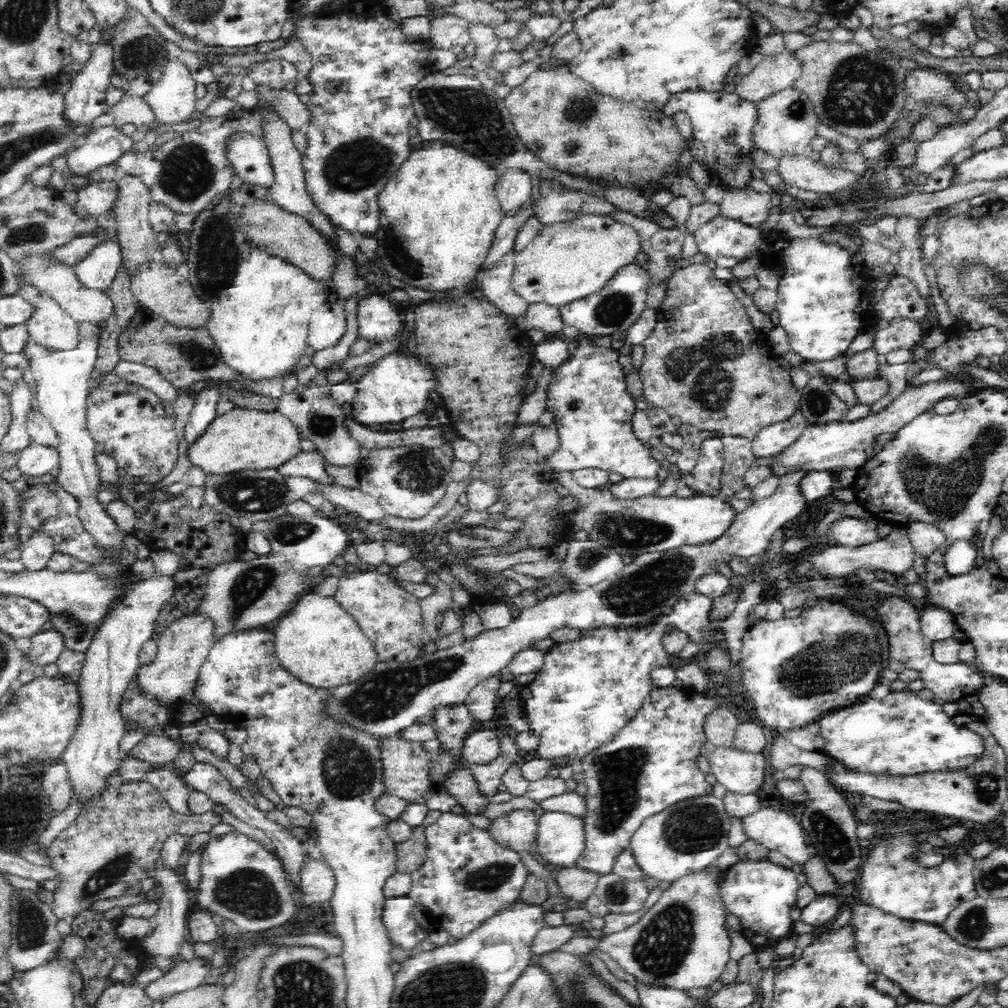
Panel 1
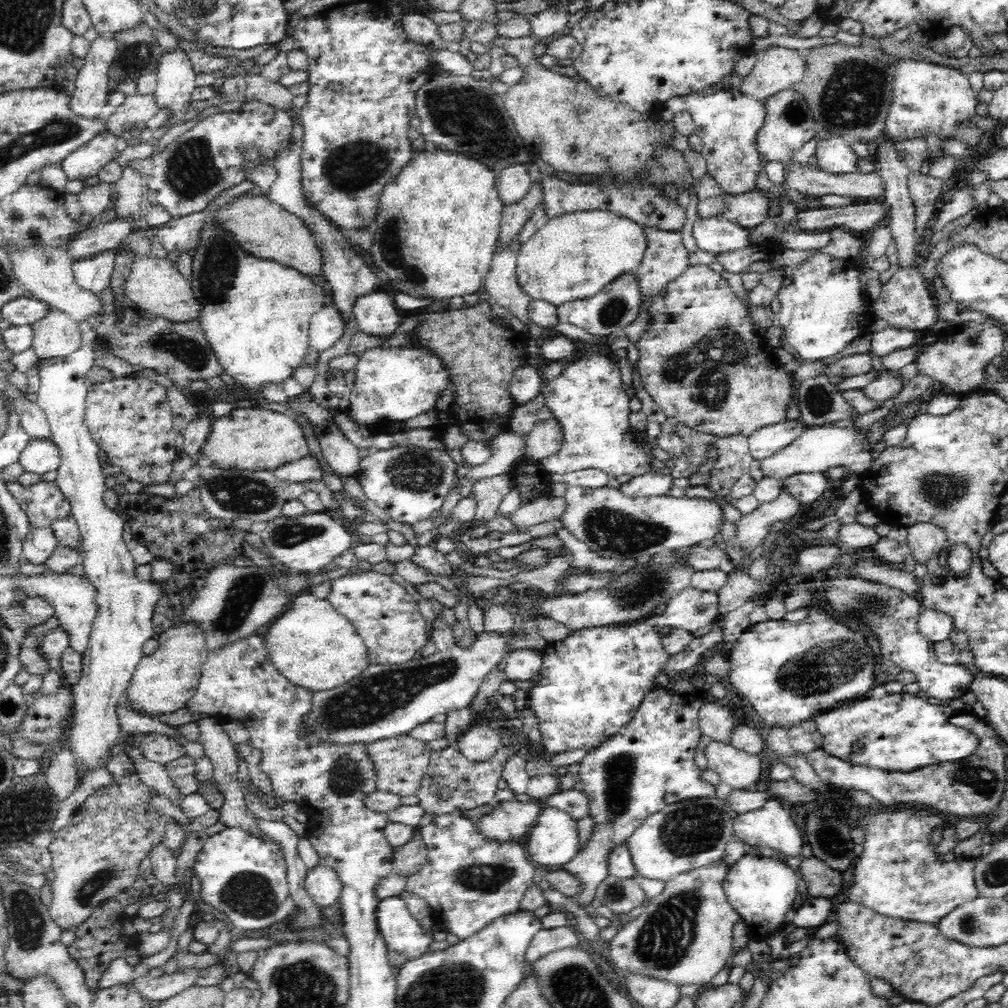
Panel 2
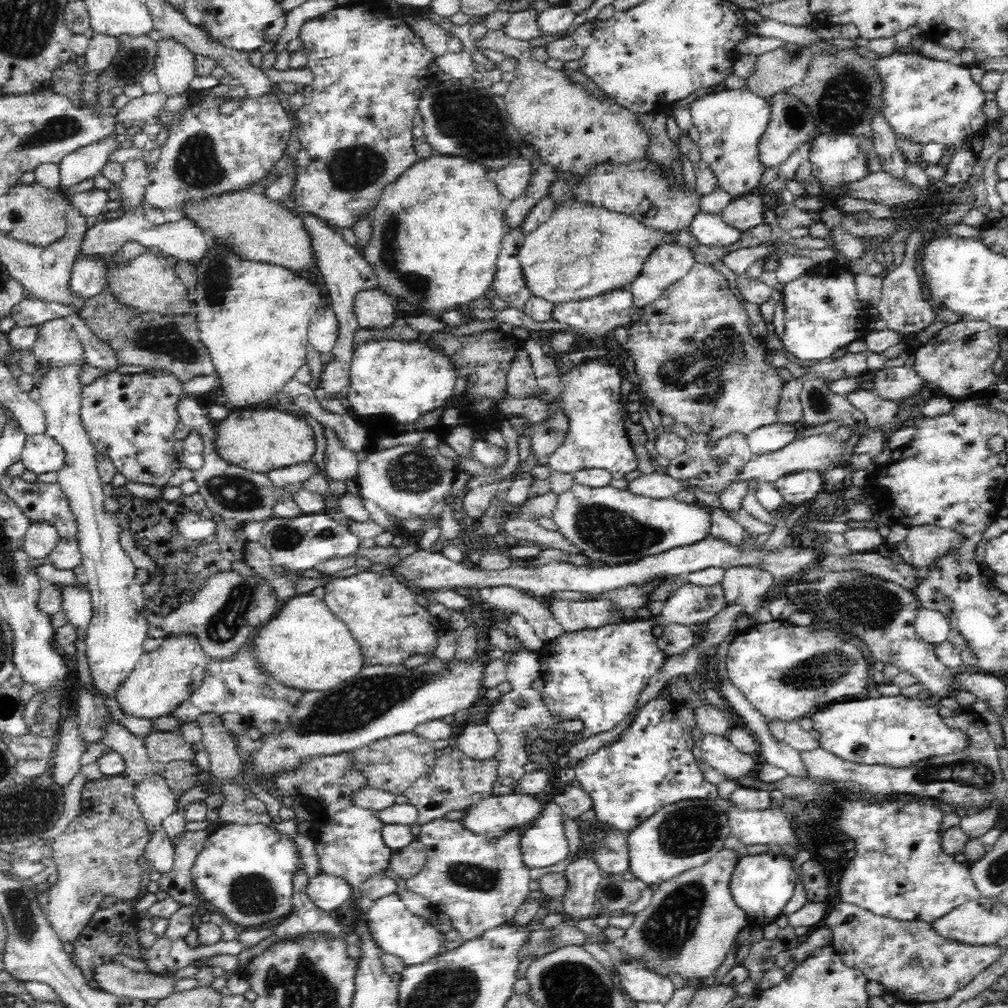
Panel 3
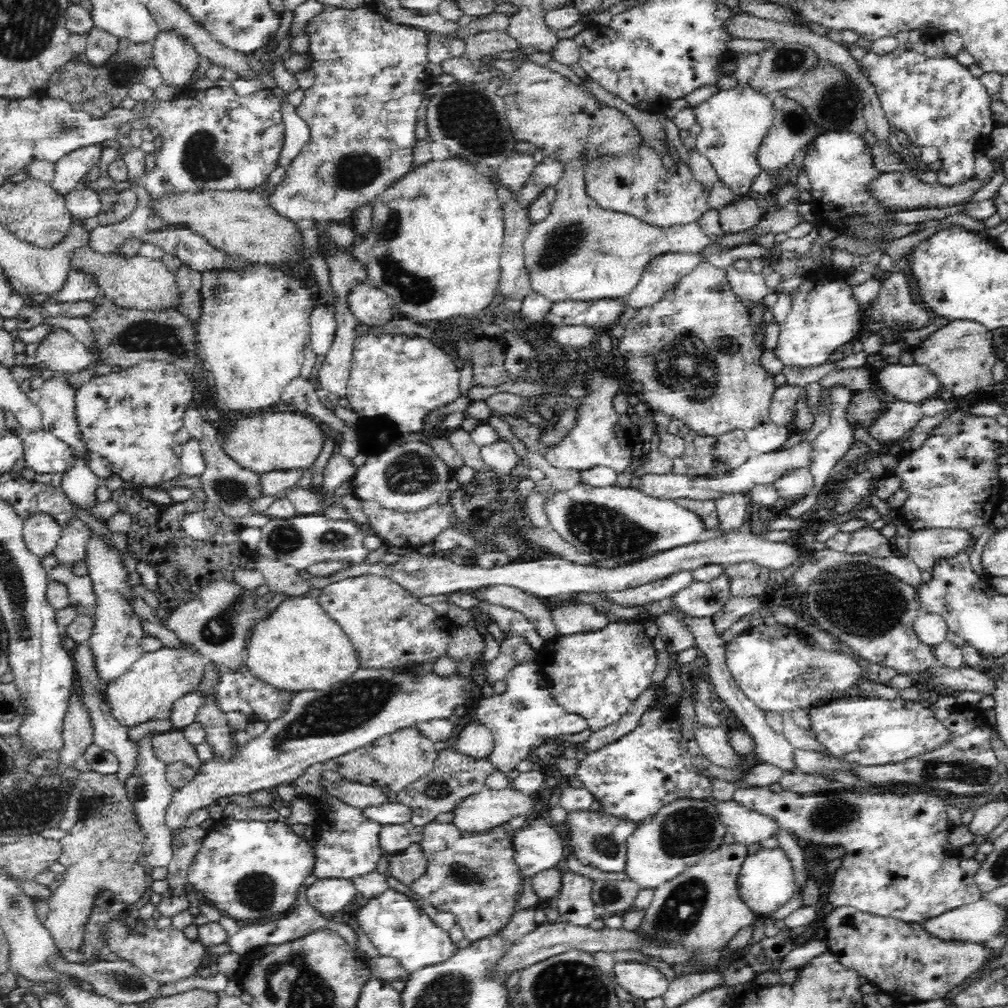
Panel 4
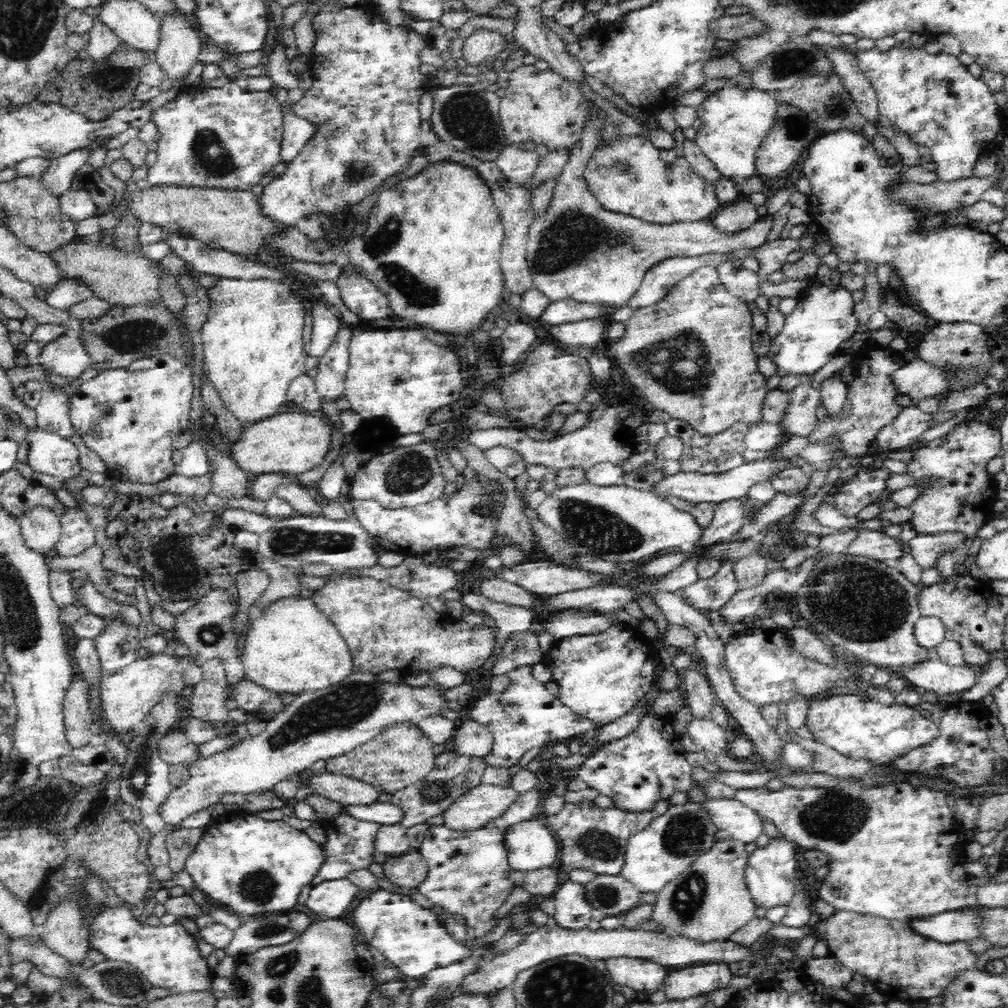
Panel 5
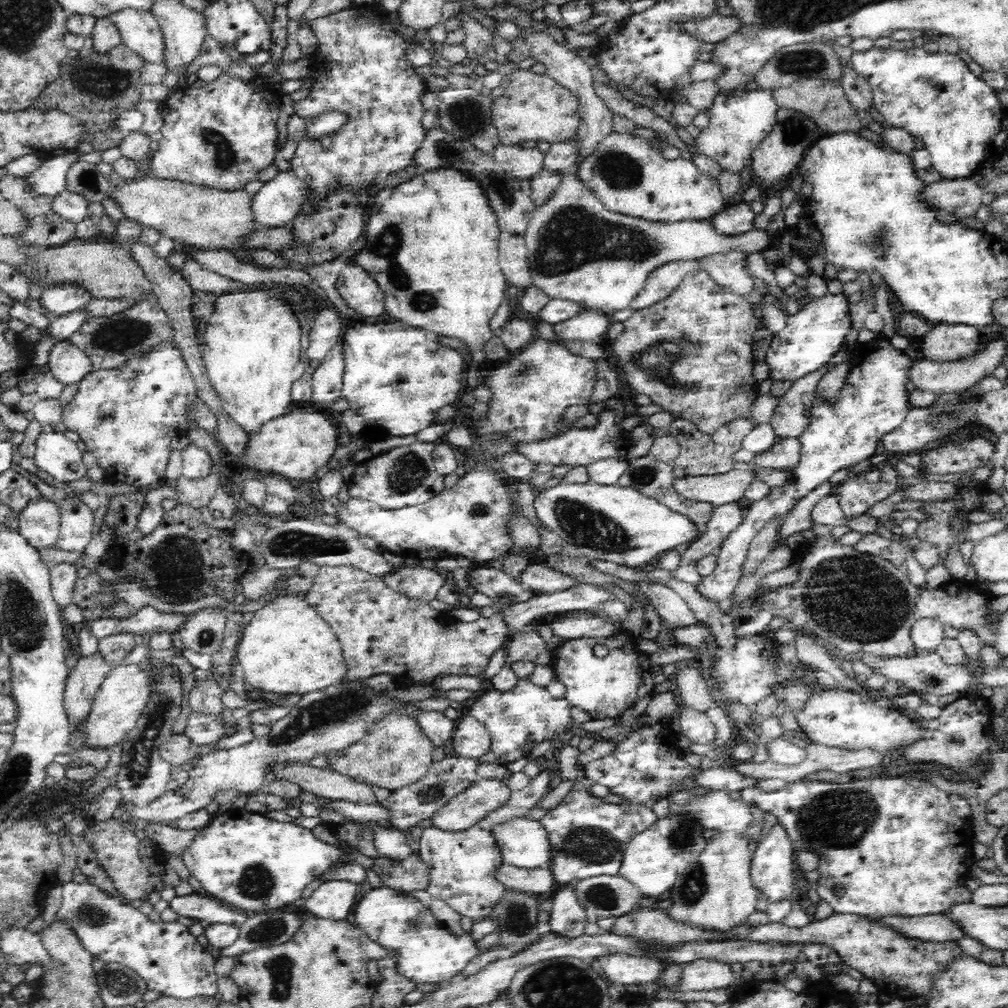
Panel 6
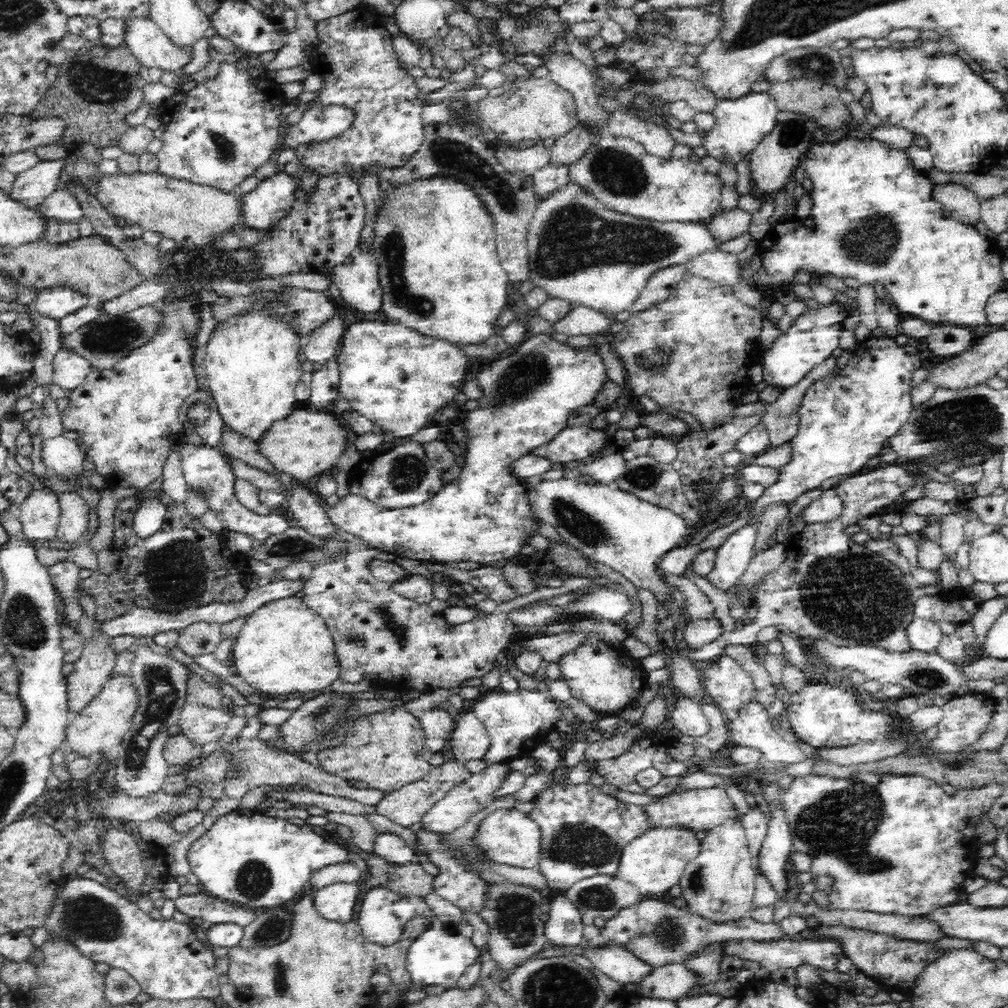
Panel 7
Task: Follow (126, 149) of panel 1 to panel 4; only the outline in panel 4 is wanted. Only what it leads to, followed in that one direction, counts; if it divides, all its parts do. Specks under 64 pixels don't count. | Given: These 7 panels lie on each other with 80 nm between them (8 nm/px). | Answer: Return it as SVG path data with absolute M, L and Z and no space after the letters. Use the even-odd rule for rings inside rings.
M96 144L69 152L55 162L49 186L62 197L77 189L81 176L88 173L92 167L98 166L102 151L102 146Z

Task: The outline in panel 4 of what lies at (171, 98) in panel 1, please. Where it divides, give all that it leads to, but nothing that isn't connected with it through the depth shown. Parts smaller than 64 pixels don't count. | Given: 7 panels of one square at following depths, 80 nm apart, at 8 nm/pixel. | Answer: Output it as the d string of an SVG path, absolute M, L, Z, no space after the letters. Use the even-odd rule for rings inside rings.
M164 29L153 43L153 62L162 73L164 83L176 88L188 86L199 55L193 42L178 29Z

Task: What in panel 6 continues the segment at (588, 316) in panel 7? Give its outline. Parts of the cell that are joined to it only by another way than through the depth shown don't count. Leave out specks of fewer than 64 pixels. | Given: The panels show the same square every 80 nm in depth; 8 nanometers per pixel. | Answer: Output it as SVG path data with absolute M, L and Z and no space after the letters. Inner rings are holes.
M584 307L574 316L553 325L555 334L564 341L581 340L600 343L606 340L606 332L612 323L606 313Z

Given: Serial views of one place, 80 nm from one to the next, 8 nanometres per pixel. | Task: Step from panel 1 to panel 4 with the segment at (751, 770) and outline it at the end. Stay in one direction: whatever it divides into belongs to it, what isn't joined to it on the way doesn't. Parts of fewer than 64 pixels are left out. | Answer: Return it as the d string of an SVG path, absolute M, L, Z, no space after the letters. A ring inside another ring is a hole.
M698 725L694 738L699 744L701 754L714 765L734 768L743 764L743 759L734 752L729 743L729 731L722 725Z

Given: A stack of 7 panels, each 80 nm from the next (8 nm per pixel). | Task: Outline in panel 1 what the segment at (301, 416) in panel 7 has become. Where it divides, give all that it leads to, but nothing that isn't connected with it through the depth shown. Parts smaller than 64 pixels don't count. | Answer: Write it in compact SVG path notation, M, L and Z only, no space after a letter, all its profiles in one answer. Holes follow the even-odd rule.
M235 406L230 412L217 416L207 432L188 448L186 457L205 474L226 474L240 470L277 470L307 448L299 429L282 414Z

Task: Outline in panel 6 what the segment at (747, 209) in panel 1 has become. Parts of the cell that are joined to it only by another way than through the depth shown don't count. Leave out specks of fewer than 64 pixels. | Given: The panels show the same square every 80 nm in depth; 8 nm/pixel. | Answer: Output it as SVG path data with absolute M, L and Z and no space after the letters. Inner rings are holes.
M745 201L729 204L722 211L716 213L709 223L722 236L740 236L750 232L754 226L756 213Z

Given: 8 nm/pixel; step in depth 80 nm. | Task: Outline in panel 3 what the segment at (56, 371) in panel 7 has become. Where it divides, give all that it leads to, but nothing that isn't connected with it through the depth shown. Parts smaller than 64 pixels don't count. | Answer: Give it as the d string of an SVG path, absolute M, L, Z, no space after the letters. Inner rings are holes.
M56 318L40 325L38 338L32 348L35 360L40 364L48 364L49 368L76 367L86 363L83 344L65 318Z

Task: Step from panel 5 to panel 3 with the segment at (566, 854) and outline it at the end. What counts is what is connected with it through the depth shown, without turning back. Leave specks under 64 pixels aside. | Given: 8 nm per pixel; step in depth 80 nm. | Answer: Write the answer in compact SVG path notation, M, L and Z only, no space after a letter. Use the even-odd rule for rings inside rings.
M603 820L590 822L580 833L582 855L594 861L594 865L608 875L621 876L629 869L628 829L612 827Z

